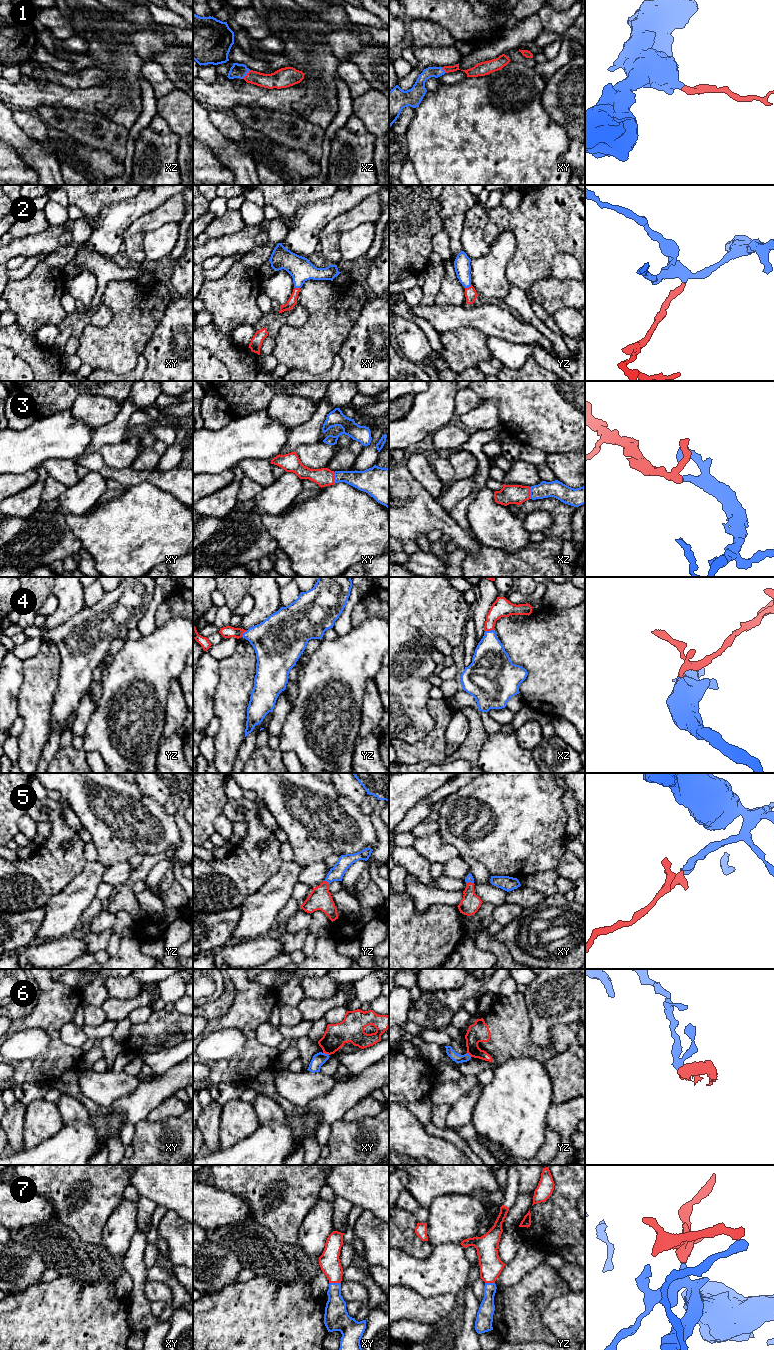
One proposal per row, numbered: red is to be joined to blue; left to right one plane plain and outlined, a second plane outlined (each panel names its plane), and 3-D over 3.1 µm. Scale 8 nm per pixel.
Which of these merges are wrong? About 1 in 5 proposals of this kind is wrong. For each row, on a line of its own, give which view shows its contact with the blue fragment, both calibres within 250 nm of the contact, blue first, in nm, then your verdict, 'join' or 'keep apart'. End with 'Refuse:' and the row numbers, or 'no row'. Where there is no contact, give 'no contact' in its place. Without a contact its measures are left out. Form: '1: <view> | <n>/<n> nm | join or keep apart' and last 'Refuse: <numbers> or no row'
1: xz | 110/130 nm | join
2: yz | 130/100 nm | join
3: xz | 140/160 nm | join
4: xz | 300/150 nm | join
5: xy | 60/160 nm | join
6: xy | 100/180 nm | keep apart
7: xy | 180/170 nm | join
Refuse: 6

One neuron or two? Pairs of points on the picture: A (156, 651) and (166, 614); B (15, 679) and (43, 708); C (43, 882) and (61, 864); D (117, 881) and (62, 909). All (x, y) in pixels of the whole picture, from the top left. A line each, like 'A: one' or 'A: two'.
A: two
B: two
C: one
D: two

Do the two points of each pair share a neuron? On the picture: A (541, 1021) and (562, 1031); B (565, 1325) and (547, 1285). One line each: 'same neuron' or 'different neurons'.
A: different neurons
B: different neurons

